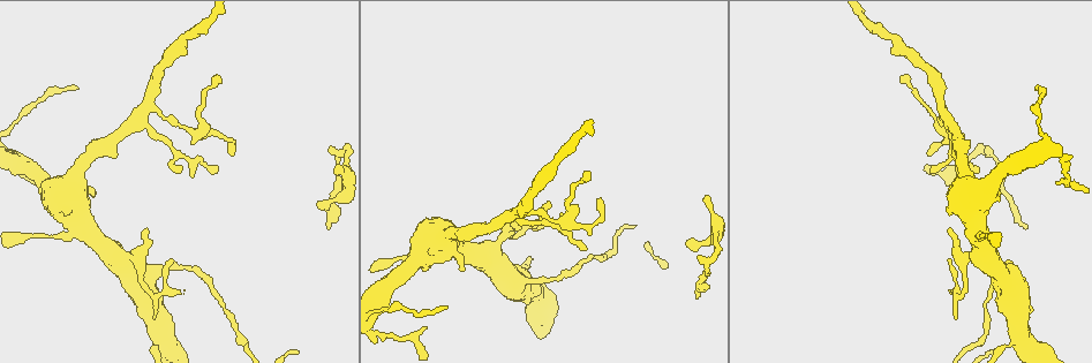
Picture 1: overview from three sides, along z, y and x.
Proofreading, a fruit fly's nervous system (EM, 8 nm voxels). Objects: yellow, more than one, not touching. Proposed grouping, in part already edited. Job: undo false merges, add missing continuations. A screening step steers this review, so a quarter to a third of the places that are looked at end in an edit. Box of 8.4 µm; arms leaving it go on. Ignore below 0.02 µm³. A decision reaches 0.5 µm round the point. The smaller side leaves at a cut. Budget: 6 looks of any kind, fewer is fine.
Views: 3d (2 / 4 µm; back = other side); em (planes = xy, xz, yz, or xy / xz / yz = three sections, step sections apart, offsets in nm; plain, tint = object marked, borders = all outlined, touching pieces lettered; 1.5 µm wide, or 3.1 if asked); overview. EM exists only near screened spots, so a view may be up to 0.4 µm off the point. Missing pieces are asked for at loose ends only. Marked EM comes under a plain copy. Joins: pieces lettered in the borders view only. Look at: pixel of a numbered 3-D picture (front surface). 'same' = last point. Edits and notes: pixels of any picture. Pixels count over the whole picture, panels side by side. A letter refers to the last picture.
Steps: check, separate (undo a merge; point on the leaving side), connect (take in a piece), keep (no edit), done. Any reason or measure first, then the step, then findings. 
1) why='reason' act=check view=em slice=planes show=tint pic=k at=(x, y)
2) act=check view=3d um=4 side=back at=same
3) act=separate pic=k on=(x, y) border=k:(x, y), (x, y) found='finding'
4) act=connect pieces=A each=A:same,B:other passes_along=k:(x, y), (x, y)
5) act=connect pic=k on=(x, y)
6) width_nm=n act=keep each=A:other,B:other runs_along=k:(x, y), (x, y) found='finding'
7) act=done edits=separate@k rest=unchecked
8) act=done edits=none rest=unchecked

why='branch stops here' act=check view=em slice=xz step=4 show=borders pic=1 at=(218, 170)

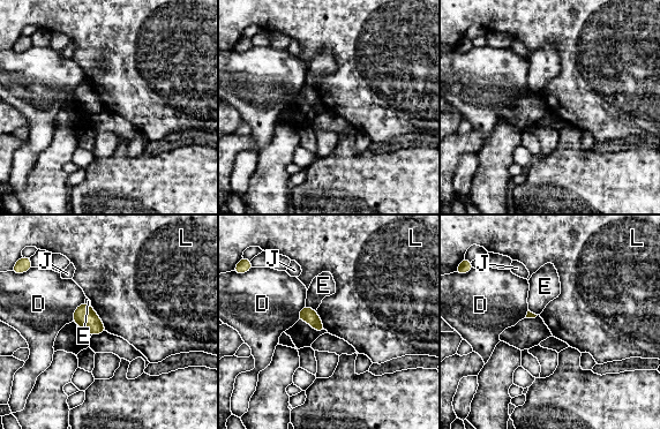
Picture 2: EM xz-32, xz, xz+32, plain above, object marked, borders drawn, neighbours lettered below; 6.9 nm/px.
act=keep each=D:other,E:other,J:other,L:other border=2:(91, 305), (106, 330) found='none of them fits'

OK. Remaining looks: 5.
why='an open end' act=check view=3d um=4 side=back pic=1 at=(696, 296)

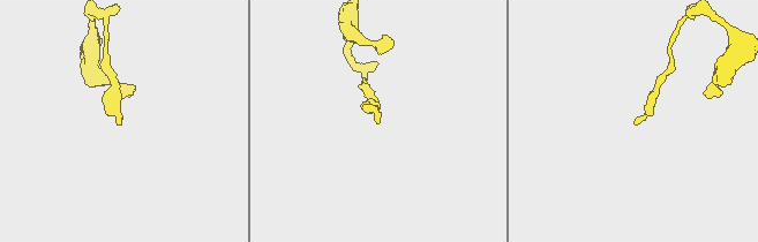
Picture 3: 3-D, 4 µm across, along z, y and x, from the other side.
why='shape alone is not enough' act=check view=em slice=planes show=tint pic=3 at=(120, 122)

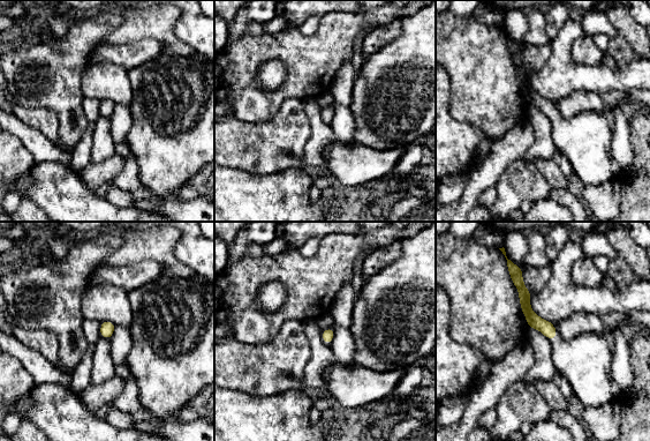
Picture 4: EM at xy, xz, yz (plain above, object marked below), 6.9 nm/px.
act=check view=em slice=planes show=borders at=same

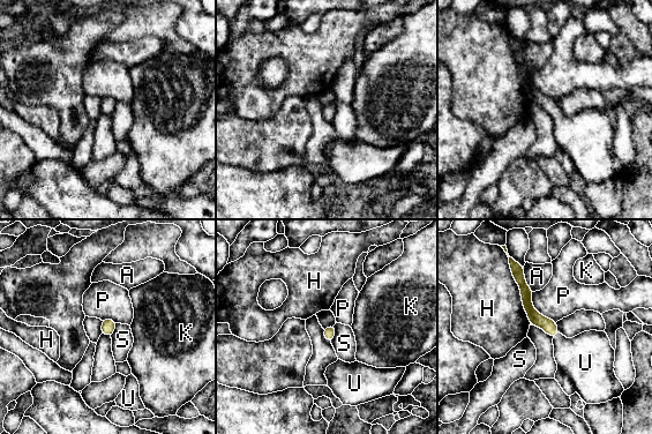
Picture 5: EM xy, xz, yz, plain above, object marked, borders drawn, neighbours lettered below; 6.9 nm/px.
act=connect pieces=U each=A:other,H:other,K:other,P:other,S:other,U:same passes_along=5:(548, 326), (555, 335), (581, 360) found='the neuron continues'

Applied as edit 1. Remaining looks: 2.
act=done edits=connect@5 rest=unchecked

